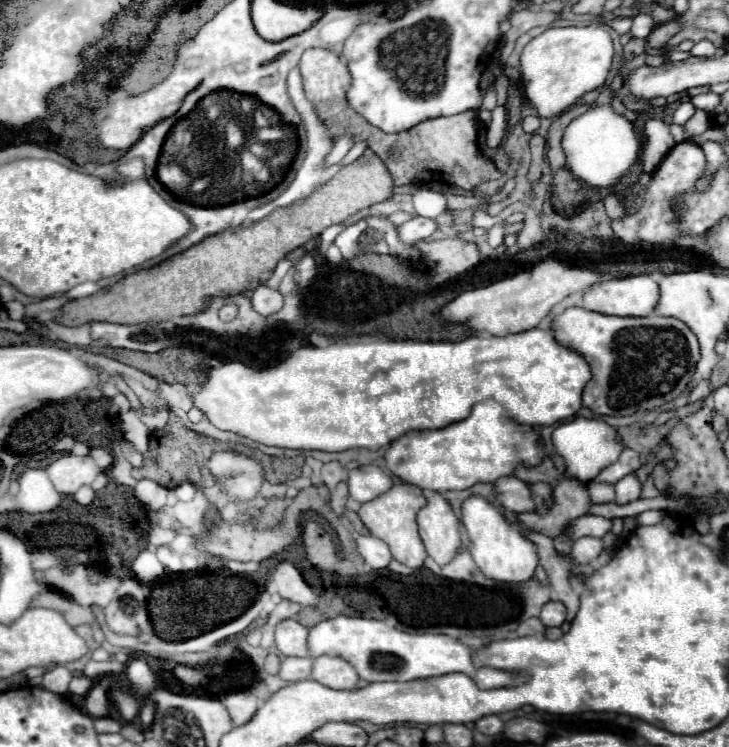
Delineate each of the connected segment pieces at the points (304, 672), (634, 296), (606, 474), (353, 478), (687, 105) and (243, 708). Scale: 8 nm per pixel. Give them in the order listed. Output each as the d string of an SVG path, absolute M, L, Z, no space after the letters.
M287 656L281 660L281 670L279 676L287 682L299 682L299 680L309 680L313 670L313 660L309 658L295 658Z
M651 276L613 278L593 284L583 296L583 308L607 316L649 316L657 300L659 288Z
M625 448L619 456L617 462L609 464L607 468L603 468L597 478L593 478L595 482L603 482L603 484L617 484L623 476L629 474L629 448Z
M369 464L369 466L351 470L347 484L349 484L349 494L353 500L369 502L385 494L395 484L395 478L389 476L389 472L385 472L377 464Z
M683 102L683 104L679 104L679 108L673 114L673 122L675 124L685 124L693 114L695 114L695 106L691 102Z
M233 692L223 696L221 700L233 720L233 724L247 724L253 718L253 712L257 712L259 708L259 700L251 694L251 692Z

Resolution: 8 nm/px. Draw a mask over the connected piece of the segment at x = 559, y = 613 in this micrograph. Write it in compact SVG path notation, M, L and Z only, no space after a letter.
M547 602L541 610L541 622L547 626L547 628L553 628L553 626L561 626L565 622L565 604L563 602Z

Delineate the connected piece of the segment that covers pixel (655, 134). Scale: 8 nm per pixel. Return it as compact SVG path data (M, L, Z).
M647 120L645 124L645 148L643 148L643 170L651 176L661 160L669 154L669 148L677 144L669 132L669 126L663 120Z

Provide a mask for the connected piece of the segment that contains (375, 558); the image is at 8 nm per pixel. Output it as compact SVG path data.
M371 534L357 538L357 550L373 570L387 568L387 564L391 562L389 546Z

